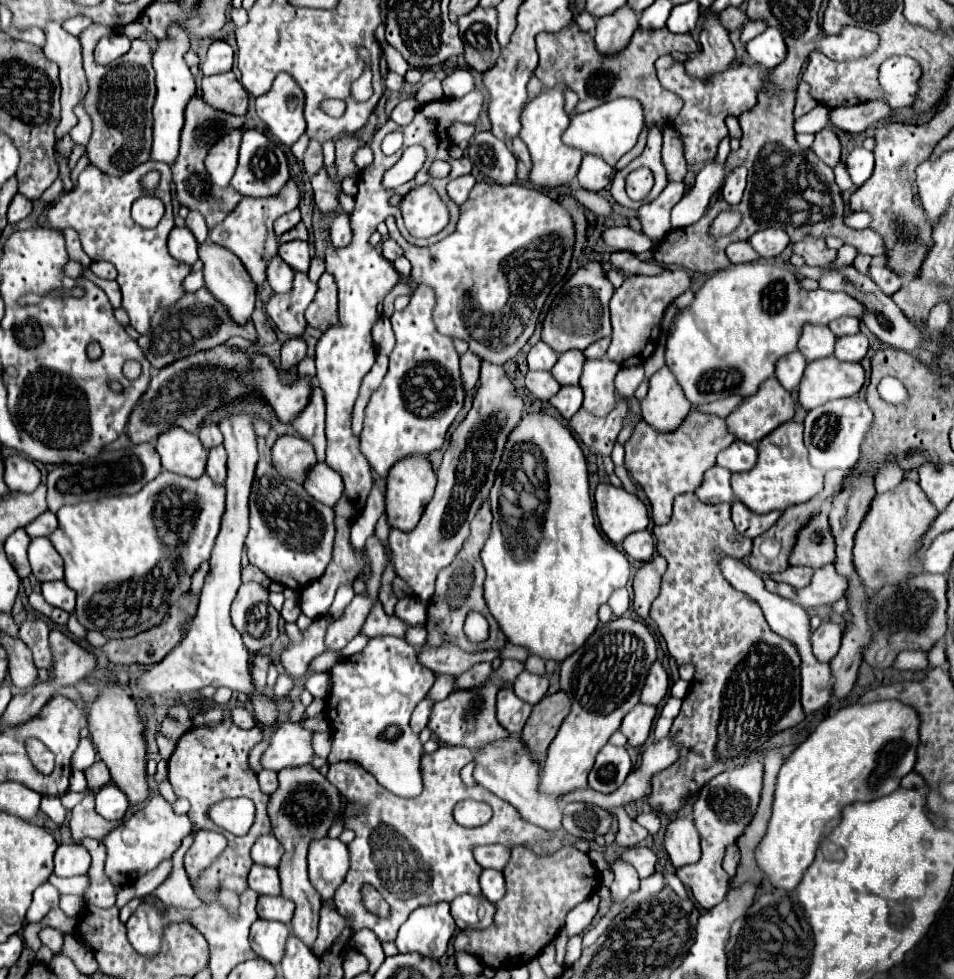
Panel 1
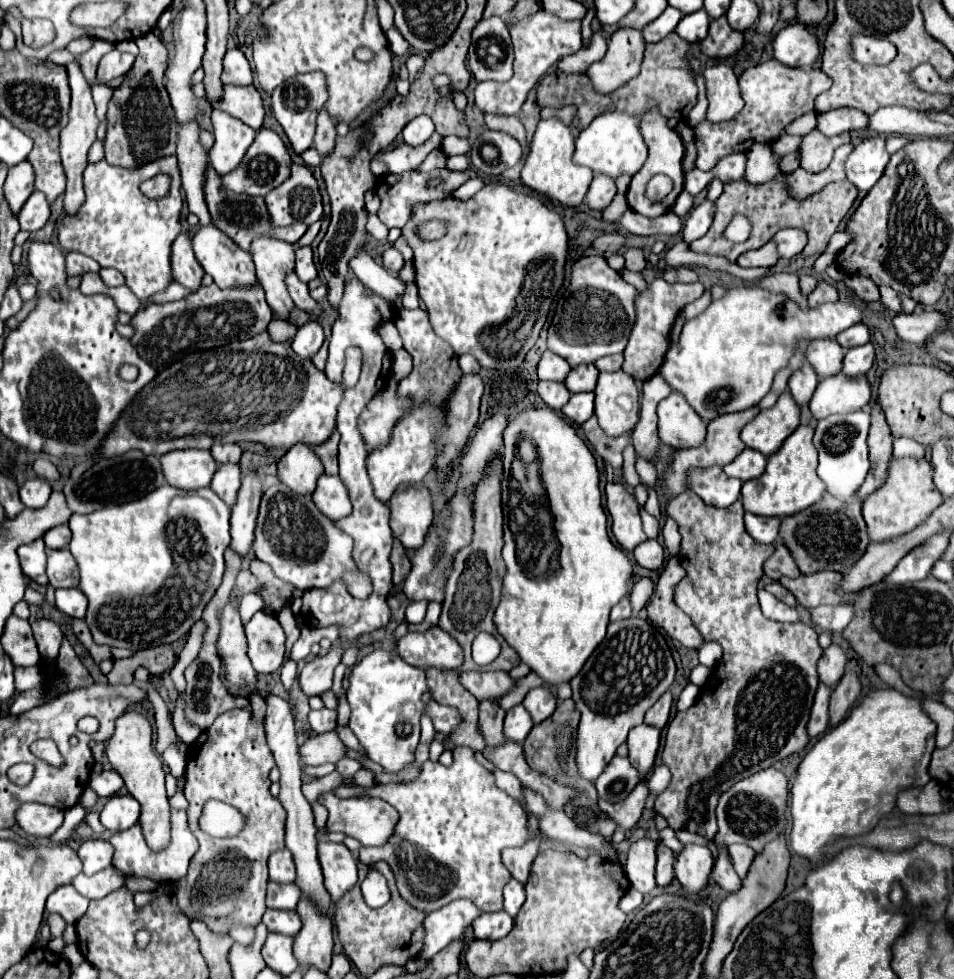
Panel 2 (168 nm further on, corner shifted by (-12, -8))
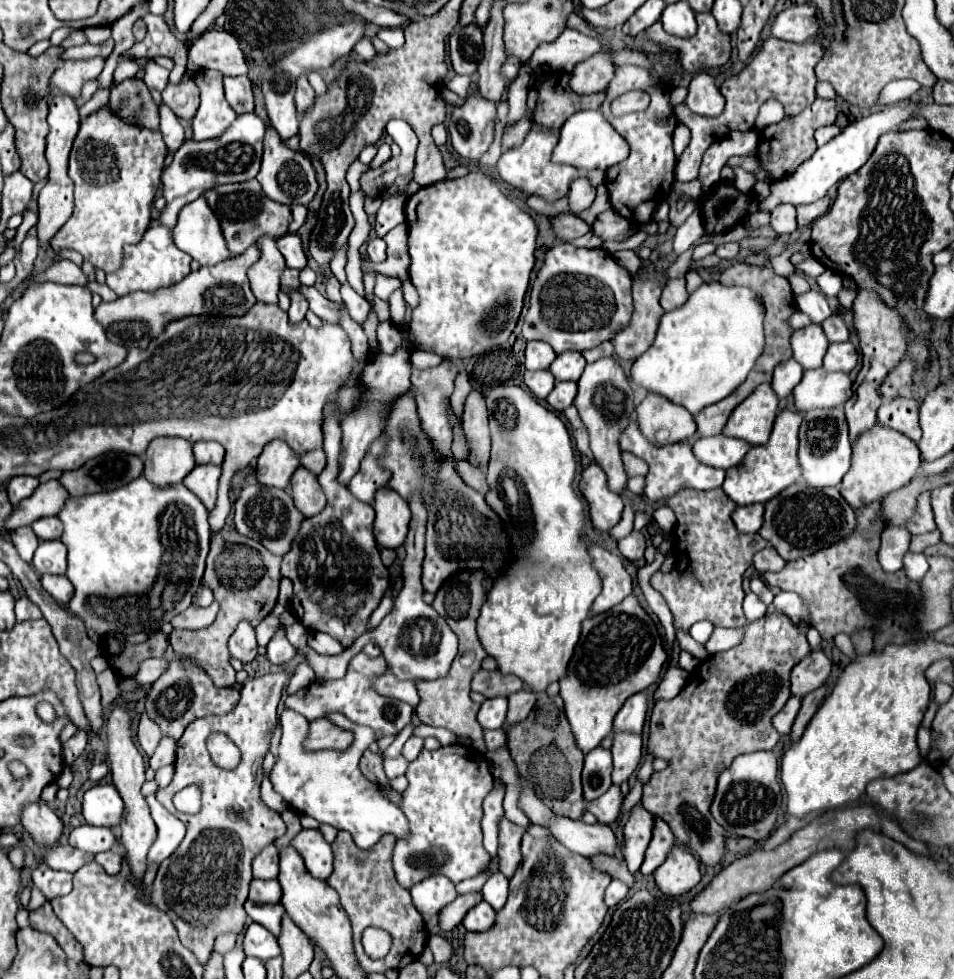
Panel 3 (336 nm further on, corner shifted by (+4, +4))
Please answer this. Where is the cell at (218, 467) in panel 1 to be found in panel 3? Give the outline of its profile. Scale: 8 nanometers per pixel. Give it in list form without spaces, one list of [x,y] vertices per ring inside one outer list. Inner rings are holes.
[[[200,464],[184,478],[184,486],[200,498],[200,502],[208,508],[208,512],[212,512],[212,508],[216,504],[220,470],[222,468],[214,466],[214,464]]]

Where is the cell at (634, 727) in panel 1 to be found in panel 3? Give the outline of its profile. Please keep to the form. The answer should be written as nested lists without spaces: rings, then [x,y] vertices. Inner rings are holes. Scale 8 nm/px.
[[[616,732],[612,744],[612,758],[614,758],[614,772],[612,782],[622,784],[626,782],[638,768],[642,756],[642,740],[630,732]]]

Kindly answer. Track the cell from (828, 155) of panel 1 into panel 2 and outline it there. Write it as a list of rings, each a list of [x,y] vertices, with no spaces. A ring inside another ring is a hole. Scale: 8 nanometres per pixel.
[[[815,128],[803,137],[802,144],[800,144],[800,154],[802,154],[800,166],[806,172],[822,172],[830,166],[834,150],[842,144],[848,144],[848,142],[850,142],[848,134],[826,138]]]

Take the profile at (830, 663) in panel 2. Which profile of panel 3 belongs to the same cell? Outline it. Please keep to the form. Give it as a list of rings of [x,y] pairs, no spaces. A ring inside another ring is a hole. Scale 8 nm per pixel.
[[[812,650],[802,662],[798,662],[790,676],[790,692],[792,696],[804,698],[808,692],[820,688],[832,670],[832,662],[822,650]]]

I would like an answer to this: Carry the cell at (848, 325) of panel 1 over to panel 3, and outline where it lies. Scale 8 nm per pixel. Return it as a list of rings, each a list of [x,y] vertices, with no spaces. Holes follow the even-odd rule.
[[[832,314],[830,318],[826,318],[822,322],[822,330],[830,342],[846,342],[848,340],[848,328],[846,328],[842,316],[838,316],[838,314]]]

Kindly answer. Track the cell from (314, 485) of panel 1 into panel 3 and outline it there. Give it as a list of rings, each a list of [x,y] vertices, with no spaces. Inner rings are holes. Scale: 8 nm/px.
[[[298,466],[292,476],[292,498],[304,516],[316,516],[326,504],[326,496],[318,484],[318,478],[304,466]]]

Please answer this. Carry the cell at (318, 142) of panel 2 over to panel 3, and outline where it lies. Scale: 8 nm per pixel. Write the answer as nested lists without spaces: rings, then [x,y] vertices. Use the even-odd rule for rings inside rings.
[[[306,74],[300,76],[300,80],[296,82],[296,108],[298,108],[298,114],[302,116],[314,102],[314,88],[310,86]]]

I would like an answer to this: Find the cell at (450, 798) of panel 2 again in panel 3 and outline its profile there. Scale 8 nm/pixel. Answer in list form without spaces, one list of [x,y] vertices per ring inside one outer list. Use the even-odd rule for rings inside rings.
[[[460,744],[452,746],[440,746],[438,750],[426,750],[422,748],[420,756],[408,764],[405,773],[408,780],[408,788],[402,792],[402,810],[410,822],[410,838],[398,840],[394,848],[394,872],[396,880],[410,888],[414,884],[414,864],[428,864],[428,872],[432,874],[444,874],[452,882],[460,882],[466,878],[478,876],[486,864],[488,864],[488,852],[482,846],[482,800],[492,788],[492,772],[488,758],[474,750]]]

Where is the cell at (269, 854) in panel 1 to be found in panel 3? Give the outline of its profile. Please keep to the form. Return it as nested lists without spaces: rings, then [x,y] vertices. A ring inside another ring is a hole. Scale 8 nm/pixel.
[[[274,844],[266,846],[256,858],[254,858],[254,878],[272,880],[278,876],[278,850]]]

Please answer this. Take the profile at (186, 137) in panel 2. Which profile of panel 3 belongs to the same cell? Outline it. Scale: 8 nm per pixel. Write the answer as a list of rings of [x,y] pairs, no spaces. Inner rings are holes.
[[[148,14],[144,18],[144,22],[150,28],[150,32],[146,34],[142,44],[150,46],[152,56],[166,56],[166,58],[170,58],[174,62],[174,70],[170,72],[169,82],[172,84],[180,83],[182,76],[186,73],[188,46],[180,38],[176,38],[172,34],[172,30],[168,28],[168,24],[164,22],[162,16]]]

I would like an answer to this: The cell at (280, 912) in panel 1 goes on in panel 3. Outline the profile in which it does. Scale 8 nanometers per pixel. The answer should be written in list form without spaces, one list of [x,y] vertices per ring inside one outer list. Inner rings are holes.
[[[248,900],[244,908],[246,908],[246,914],[254,922],[262,924],[274,936],[280,936],[280,922],[282,922],[282,916],[286,914],[282,904],[256,904],[256,902]]]

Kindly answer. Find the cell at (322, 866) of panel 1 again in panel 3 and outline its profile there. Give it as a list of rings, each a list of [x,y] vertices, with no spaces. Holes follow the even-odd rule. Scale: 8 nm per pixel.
[[[302,830],[296,838],[292,838],[290,846],[296,848],[296,852],[302,856],[306,870],[320,880],[326,880],[332,874],[332,848],[324,840],[320,830]]]

